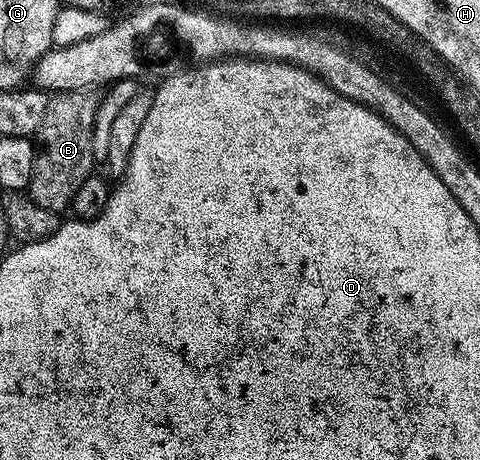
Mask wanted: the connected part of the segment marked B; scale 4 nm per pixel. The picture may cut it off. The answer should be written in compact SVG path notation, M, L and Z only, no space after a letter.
M89 90L52 93L47 102L47 110L43 114L43 122L35 134L35 140L39 147L33 158L33 173L27 194L35 202L39 202L39 206L47 206L47 210L58 214L64 213L64 208L66 211L72 205L75 190L79 190L79 186L83 186L85 179L94 171L93 127L95 126L95 114L99 100L96 95L93 97L93 94Z

